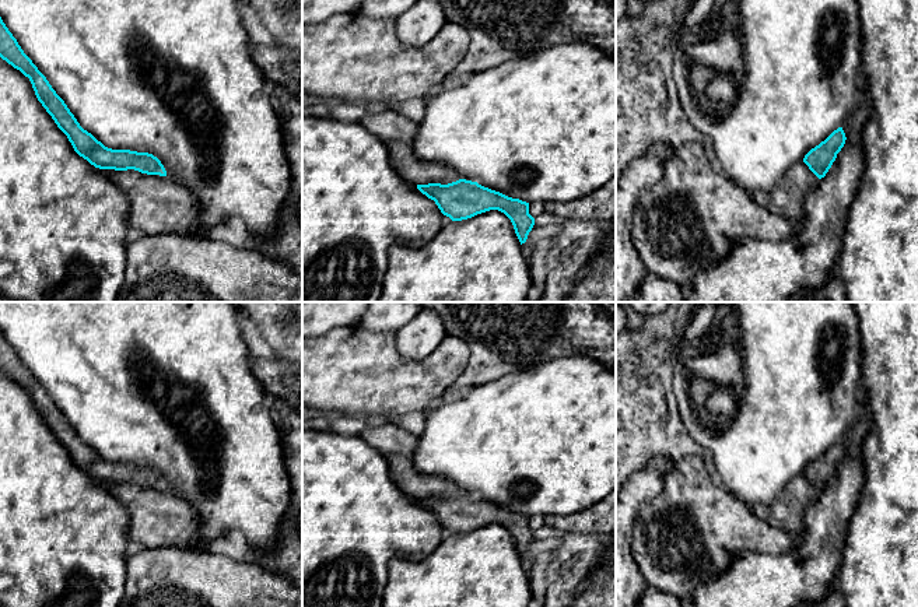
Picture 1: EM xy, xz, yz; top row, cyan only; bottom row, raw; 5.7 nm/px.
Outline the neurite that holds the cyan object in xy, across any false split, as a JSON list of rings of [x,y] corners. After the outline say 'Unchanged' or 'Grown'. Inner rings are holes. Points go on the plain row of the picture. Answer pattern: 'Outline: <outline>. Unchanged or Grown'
Outline: [[[0,330],[0,371],[29,392],[38,414],[67,449],[74,464],[115,495],[129,513],[129,538],[144,548],[197,547],[196,509],[167,490],[161,474],[148,466],[112,463],[84,443],[46,390],[24,366]]]. Grown

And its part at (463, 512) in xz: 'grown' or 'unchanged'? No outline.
grown

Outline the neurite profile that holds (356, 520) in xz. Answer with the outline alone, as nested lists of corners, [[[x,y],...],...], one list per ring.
[[[302,429],[302,607],[381,607],[389,580],[389,562],[396,558],[423,559],[444,540],[444,527],[434,513],[423,508],[417,498],[407,495],[390,478],[388,459],[361,436],[332,431]]]

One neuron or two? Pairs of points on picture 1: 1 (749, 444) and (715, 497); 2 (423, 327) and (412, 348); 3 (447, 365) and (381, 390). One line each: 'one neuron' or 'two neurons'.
1: two neurons
2: one neuron
3: one neuron

